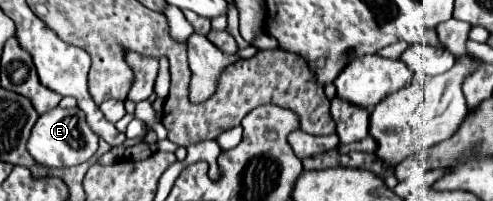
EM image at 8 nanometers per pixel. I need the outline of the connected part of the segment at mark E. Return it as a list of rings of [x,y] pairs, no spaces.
[[[56,107],[44,115],[40,115],[38,123],[32,129],[28,139],[28,153],[44,167],[72,167],[88,161],[98,149],[98,137],[90,131],[86,117],[80,109],[62,109]]]

